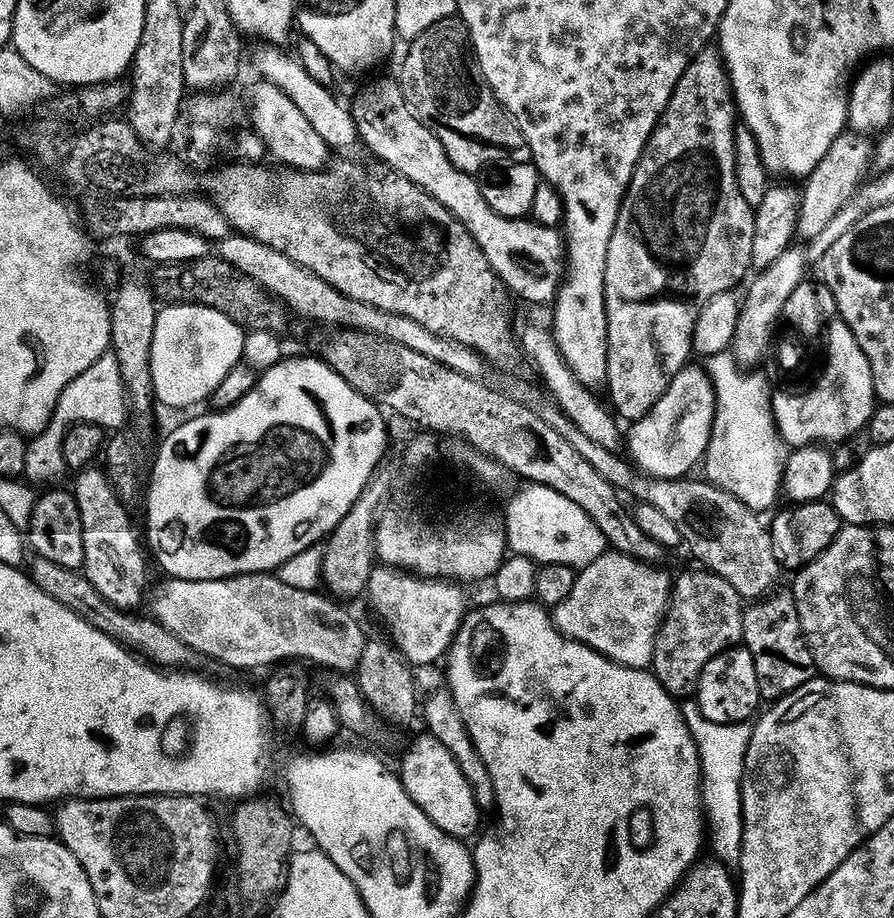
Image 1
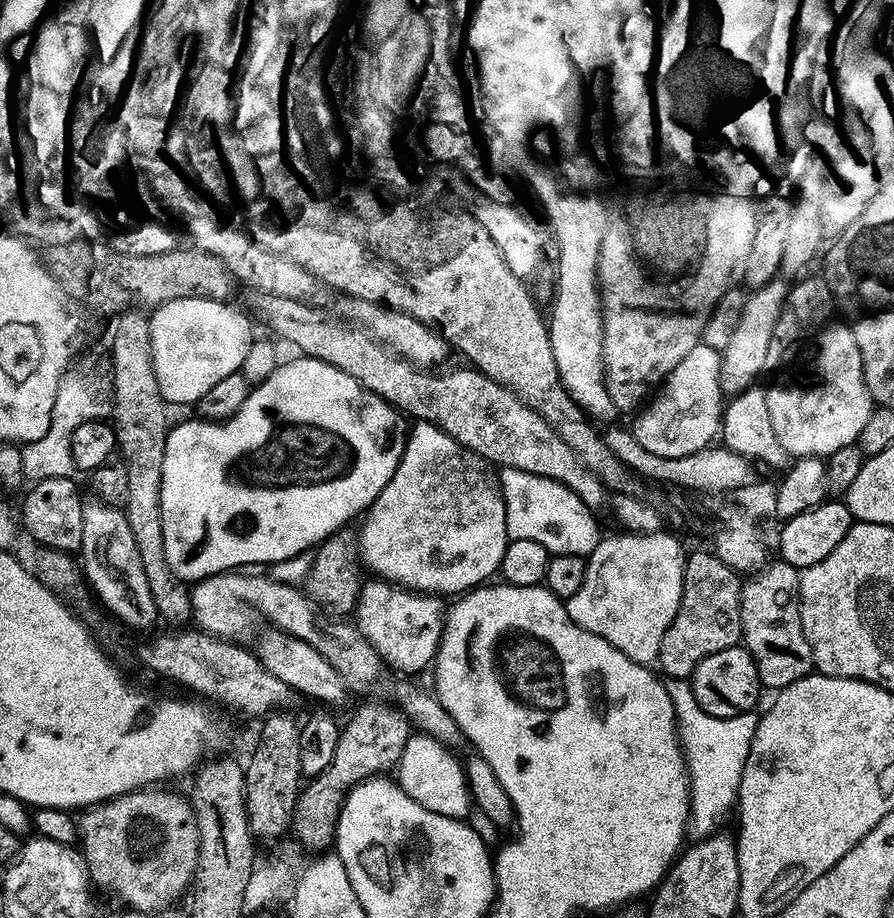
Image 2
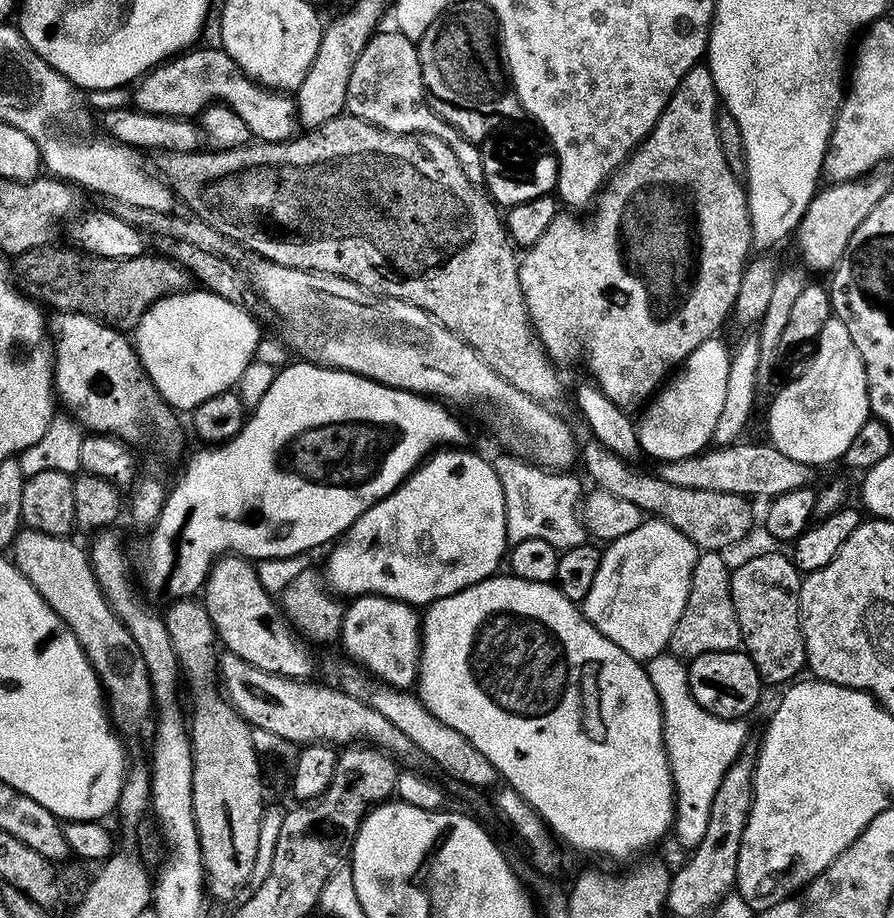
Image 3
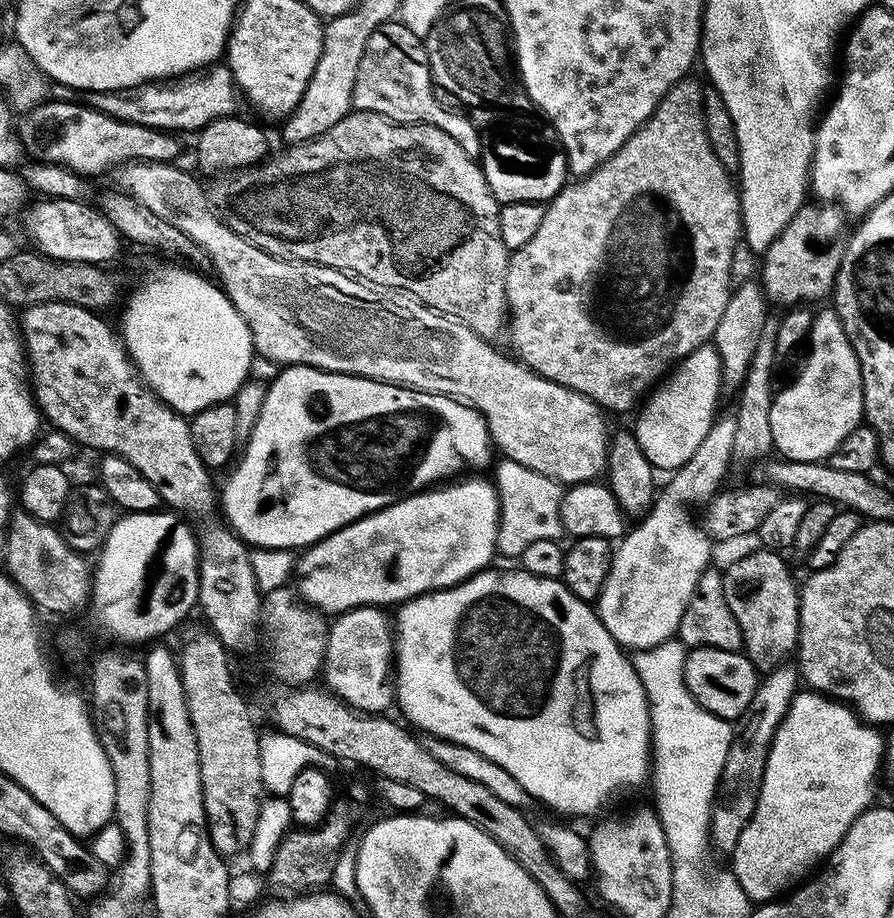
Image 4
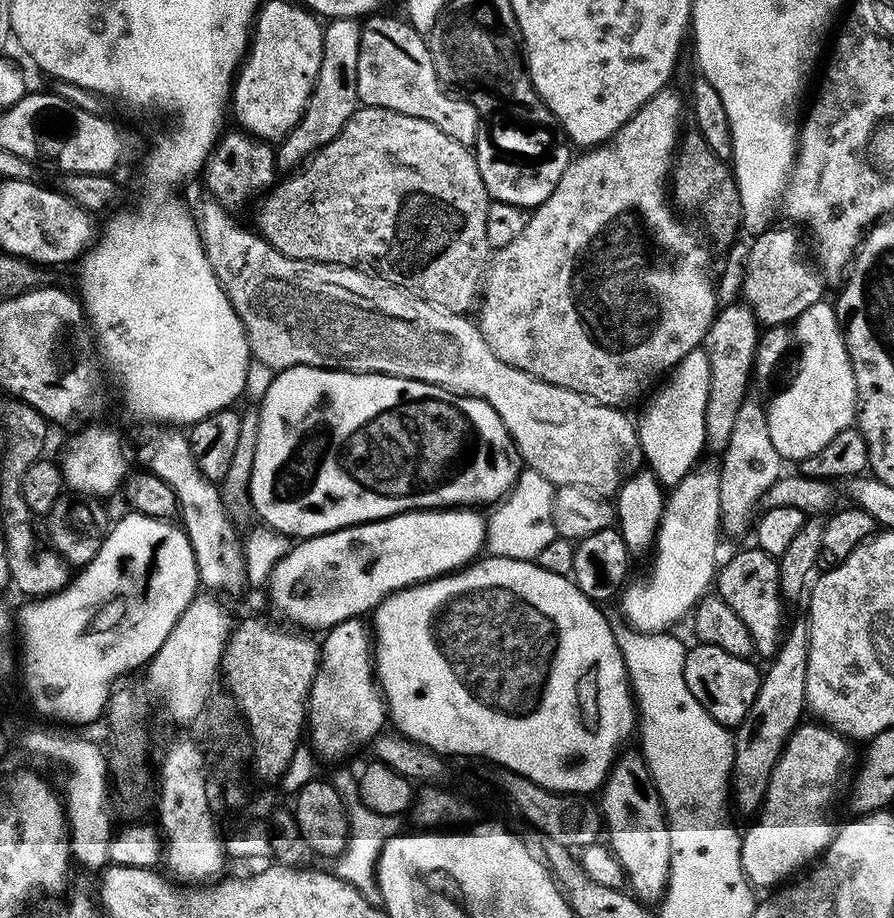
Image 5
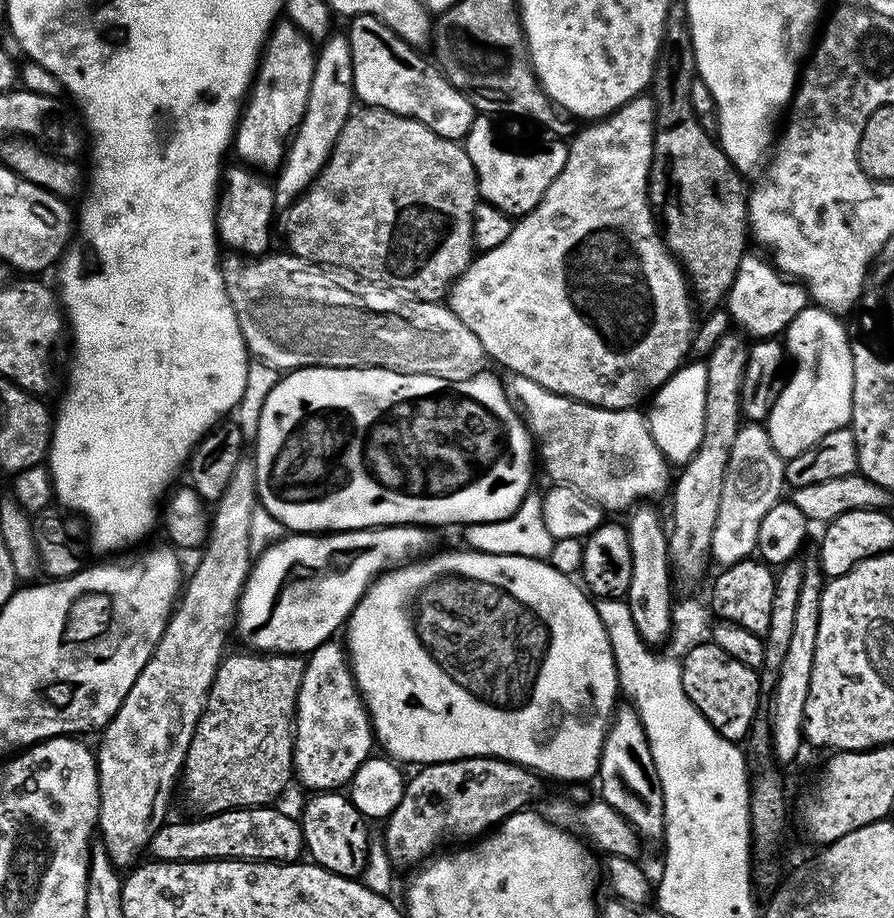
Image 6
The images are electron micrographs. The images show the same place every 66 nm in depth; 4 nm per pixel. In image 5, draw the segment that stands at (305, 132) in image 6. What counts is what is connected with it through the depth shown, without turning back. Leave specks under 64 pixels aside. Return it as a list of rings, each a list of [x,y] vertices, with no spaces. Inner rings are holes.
[[[356,18],[351,20],[329,19],[327,23],[323,25],[322,66],[318,70],[318,78],[316,79],[312,96],[308,100],[308,105],[302,114],[302,118],[298,122],[298,126],[294,126],[294,130],[290,130],[290,134],[284,140],[279,141],[278,147],[275,149],[276,166],[281,173],[288,174],[299,168],[301,164],[307,161],[313,152],[317,152],[319,148],[330,143],[330,141],[340,133],[342,126],[346,126],[346,122],[355,114],[358,107],[356,95],[358,94],[360,25],[361,21]]]

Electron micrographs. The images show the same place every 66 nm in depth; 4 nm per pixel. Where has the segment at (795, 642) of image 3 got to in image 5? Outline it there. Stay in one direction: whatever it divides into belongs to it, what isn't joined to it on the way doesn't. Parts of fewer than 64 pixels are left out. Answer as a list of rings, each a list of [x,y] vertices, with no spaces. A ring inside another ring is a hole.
[[[741,547],[730,562],[718,568],[718,575],[714,581],[714,588],[719,597],[745,623],[750,638],[753,639],[755,651],[767,658],[779,650],[782,633],[786,628],[786,622],[784,624],[786,601],[780,594],[777,561],[777,557],[766,554],[758,547]]]

